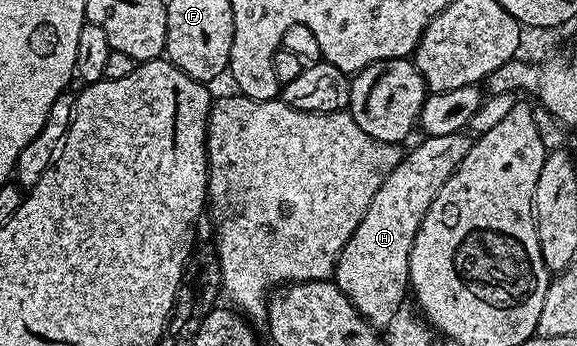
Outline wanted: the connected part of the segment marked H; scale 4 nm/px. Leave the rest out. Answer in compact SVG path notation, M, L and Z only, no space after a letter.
M464 131L420 139L412 150L405 152L394 171L383 174L376 194L370 199L370 207L366 207L366 215L362 215L362 223L358 223L354 235L342 247L336 260L336 286L372 326L385 327L393 314L406 304L404 296L410 293L408 268L422 219L426 219L426 211L430 211L446 179L466 159L472 142L473 138Z

